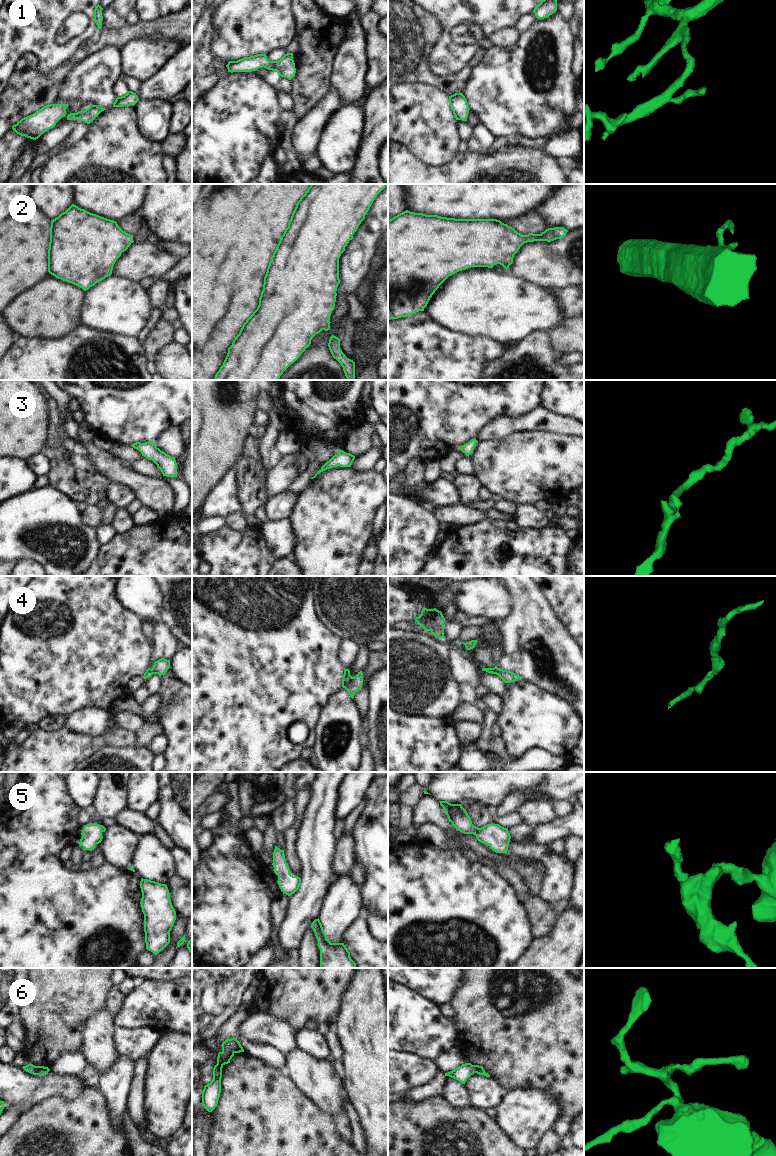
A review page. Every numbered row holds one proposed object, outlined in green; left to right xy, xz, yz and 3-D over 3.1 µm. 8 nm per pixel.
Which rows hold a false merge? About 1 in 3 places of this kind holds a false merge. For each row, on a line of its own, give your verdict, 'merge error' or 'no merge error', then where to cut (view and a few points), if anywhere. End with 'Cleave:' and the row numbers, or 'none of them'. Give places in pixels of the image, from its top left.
1: no merge error; no cut
2: no merge error; no cut
3: no merge error; no cut
4: no merge error; no cut
5: no merge error; no cut
6: no merge error; no cut
Cleave: none of them

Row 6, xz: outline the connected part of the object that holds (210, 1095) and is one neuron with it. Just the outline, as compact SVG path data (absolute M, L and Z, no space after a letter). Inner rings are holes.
M236 1038L222 1043L222 1051L218 1053L217 1064L213 1068L213 1080L204 1086L202 1091L202 1105L208 1112L212 1112L218 1104L223 1066L230 1063L235 1053L240 1052L244 1052L244 1049Z

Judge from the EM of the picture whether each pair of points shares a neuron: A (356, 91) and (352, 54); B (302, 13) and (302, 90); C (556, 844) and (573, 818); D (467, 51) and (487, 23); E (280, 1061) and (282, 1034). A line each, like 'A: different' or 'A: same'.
A: same
B: same
C: different
D: same
E: different

